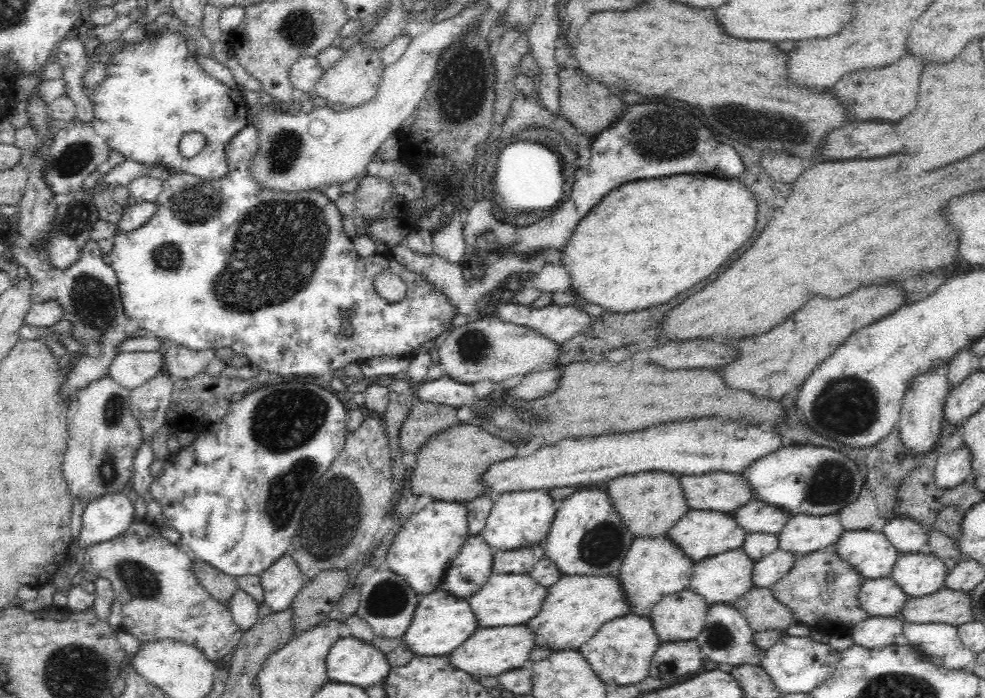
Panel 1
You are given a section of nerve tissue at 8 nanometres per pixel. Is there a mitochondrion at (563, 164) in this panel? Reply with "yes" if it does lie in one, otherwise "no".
no

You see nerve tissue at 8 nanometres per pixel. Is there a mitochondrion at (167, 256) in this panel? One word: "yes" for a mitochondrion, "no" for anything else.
yes

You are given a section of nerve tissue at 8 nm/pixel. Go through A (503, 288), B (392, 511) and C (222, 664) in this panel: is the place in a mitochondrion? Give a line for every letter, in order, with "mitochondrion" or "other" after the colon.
A: other
B: other
C: other

